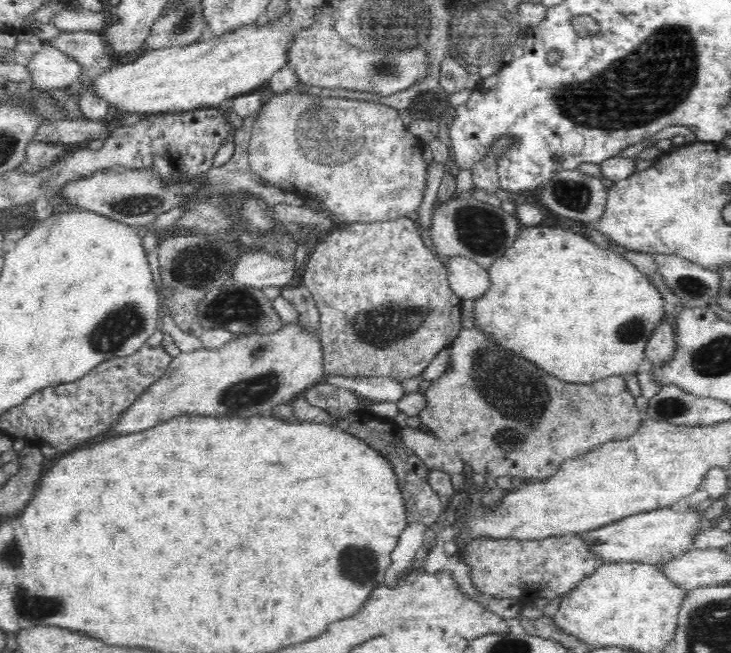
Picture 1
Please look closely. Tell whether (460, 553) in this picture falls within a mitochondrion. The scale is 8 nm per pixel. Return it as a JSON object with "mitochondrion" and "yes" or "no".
{"mitochondrion":"no"}

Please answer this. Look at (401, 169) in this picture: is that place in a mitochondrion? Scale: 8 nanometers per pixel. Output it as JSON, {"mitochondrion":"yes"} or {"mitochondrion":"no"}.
{"mitochondrion":"no"}

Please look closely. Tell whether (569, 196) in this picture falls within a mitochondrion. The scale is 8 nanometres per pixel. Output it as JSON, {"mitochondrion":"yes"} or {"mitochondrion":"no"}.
{"mitochondrion":"yes"}

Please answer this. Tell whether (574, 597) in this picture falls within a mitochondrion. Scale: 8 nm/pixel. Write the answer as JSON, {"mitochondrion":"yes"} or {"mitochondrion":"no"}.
{"mitochondrion":"no"}

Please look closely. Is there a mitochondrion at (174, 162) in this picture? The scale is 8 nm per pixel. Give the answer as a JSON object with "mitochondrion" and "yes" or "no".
{"mitochondrion":"no"}

